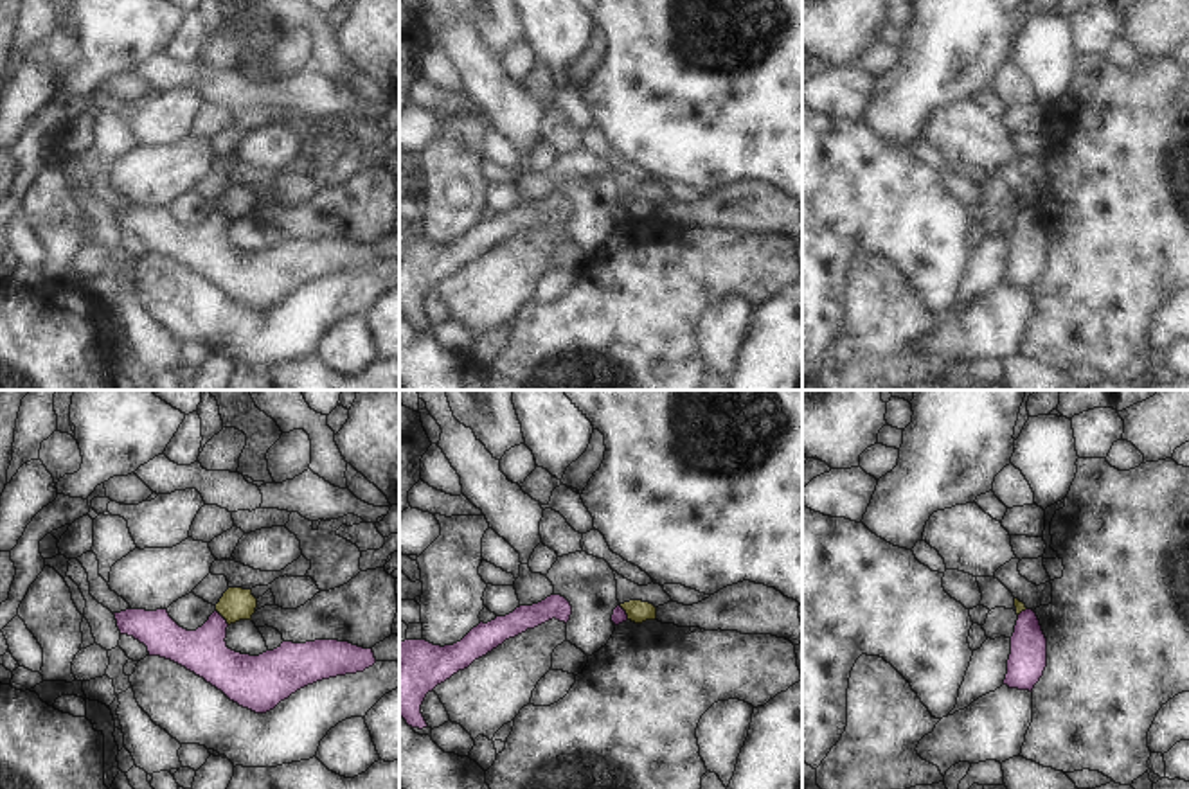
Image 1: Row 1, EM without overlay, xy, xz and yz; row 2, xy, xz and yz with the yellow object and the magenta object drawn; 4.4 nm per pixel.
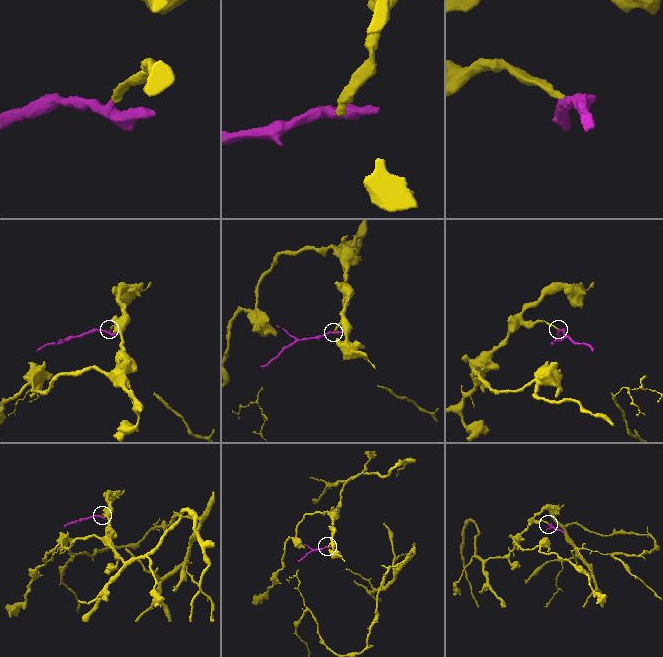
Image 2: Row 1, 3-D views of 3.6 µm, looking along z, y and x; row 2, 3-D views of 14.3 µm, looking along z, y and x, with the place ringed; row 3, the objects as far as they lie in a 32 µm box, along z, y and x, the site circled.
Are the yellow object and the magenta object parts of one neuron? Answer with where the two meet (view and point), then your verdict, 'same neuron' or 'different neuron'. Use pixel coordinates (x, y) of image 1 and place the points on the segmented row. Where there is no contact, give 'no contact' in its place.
contact xy (222, 615); different neuron

